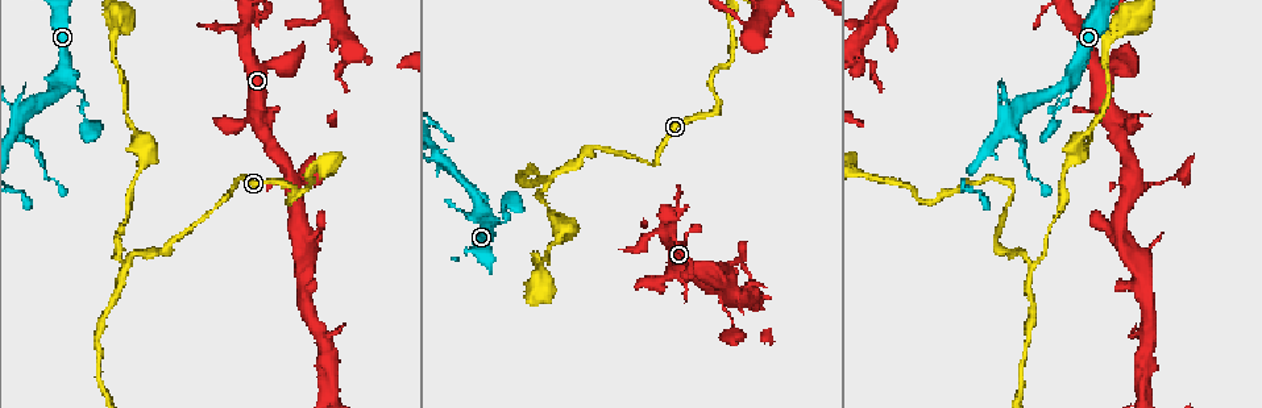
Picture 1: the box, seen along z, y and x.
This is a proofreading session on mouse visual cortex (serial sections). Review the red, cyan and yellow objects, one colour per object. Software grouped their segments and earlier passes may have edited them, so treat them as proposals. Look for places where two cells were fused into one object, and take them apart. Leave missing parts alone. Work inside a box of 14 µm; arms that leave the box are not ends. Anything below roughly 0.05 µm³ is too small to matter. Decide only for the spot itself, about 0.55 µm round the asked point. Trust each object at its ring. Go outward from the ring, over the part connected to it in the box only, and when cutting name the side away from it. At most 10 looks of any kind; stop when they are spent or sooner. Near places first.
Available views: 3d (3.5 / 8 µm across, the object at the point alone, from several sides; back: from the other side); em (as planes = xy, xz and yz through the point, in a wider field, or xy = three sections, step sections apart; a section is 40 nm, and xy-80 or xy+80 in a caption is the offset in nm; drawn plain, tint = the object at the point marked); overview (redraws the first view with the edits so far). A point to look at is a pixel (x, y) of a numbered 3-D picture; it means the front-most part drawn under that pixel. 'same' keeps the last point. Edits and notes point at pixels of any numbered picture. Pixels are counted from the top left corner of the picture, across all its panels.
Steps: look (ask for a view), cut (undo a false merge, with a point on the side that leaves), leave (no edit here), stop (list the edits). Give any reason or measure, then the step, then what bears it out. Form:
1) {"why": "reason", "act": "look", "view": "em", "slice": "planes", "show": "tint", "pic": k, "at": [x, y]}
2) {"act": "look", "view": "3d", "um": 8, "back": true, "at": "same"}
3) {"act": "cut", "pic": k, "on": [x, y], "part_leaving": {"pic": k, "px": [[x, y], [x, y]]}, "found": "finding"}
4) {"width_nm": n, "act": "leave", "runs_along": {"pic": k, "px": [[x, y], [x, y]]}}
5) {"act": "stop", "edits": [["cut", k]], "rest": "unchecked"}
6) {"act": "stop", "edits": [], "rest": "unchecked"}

{"why": "abrupt turn", "act": "look", "view": "3d", "um": 3.5, "pic": 1, "at": [716, 110]}

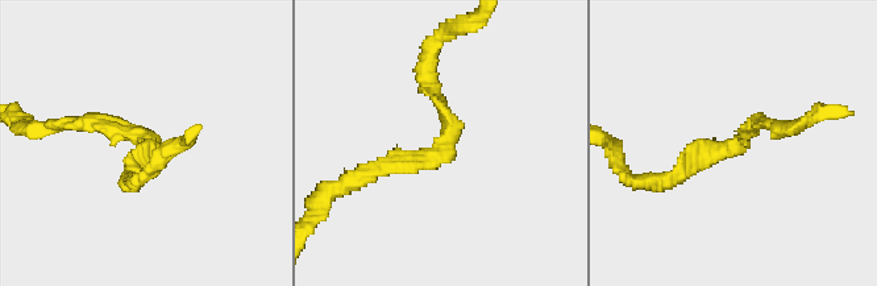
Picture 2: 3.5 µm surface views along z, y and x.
{"arm_widths_nm": [200, 200], "why": "shape alone is not enough", "act": "look", "view": "em", "slice": "planes", "show": "tint", "pic": 2, "at": [441, 147]}

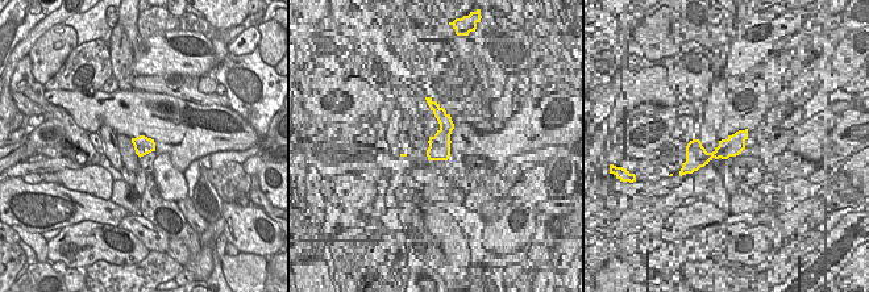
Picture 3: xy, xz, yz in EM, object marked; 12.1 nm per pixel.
{"act": "leave", "runs_along": {"pic": 2, "px": [[362, 179], [440, 149], [448, 117], [432, 81]]}, "found": "all the same cell"}

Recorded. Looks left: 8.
{"why": "three-way junction", "act": "look", "view": "3d", "um": 8, "pic": 1, "at": [547, 183]}

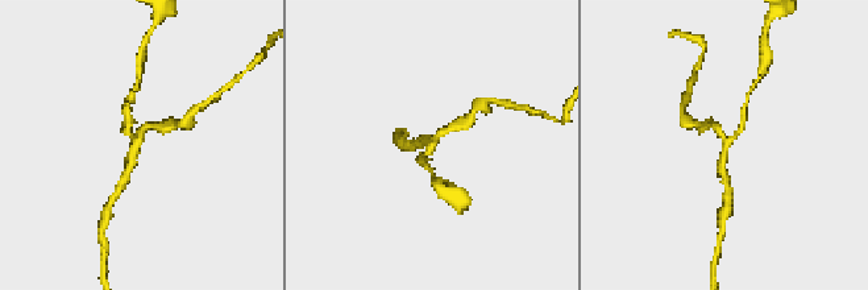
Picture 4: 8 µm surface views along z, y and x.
{"why": "zoom in", "act": "look", "view": "3d", "um": 3.5, "pic": 4, "at": [725, 142]}

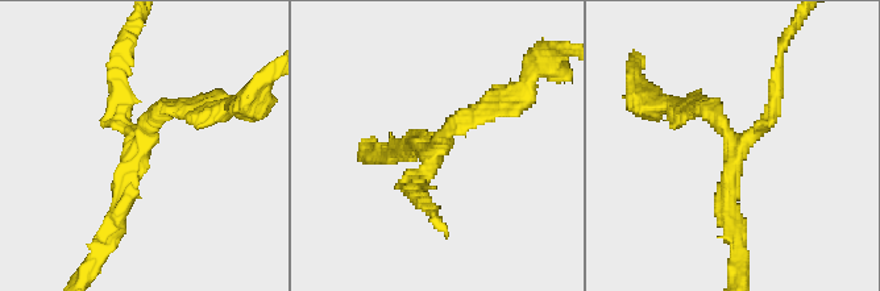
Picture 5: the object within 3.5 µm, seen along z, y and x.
{"act": "leave", "runs_along": {"pic": 5, "px": [[492, 105], [444, 133], [411, 190]]}, "found": "all the same cell"}

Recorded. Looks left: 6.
{"why": "a narrow waist", "act": "look", "view": "3d", "um": 3.5, "pic": 1, "at": [486, 220]}

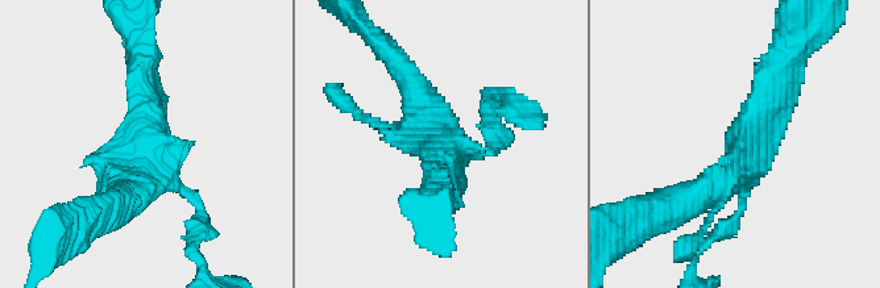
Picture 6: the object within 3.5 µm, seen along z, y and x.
{"act": "look", "view": "em", "slice": "xy", "step": 3, "show": "tint", "pic": 6, "at": [146, 157]}

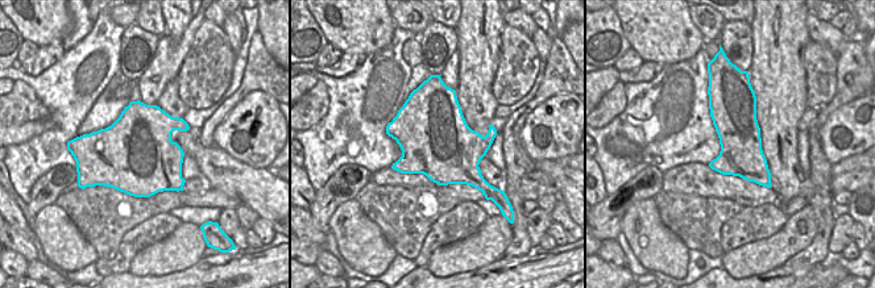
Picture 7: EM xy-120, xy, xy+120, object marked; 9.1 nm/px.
{"act": "leave", "found": "continuous, no second cell"}

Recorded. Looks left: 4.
{"why": "three-way junction", "act": "look", "view": "3d", "um": 3.5, "back": true, "pic": 1, "at": [1109, 42]}

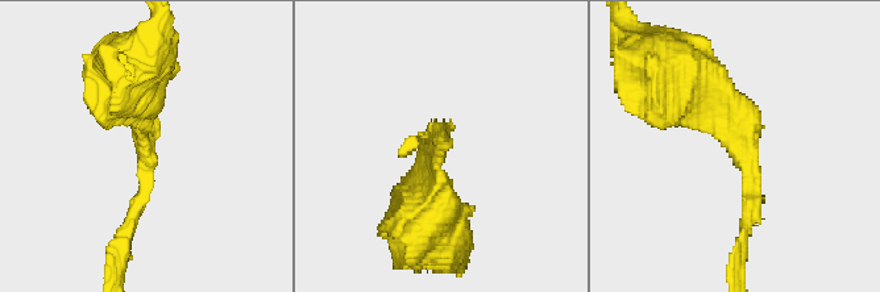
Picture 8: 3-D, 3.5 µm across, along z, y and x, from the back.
{"why": "now the EM", "act": "look", "view": "em", "slice": "planes", "show": "tint", "pic": 8, "at": [744, 158]}

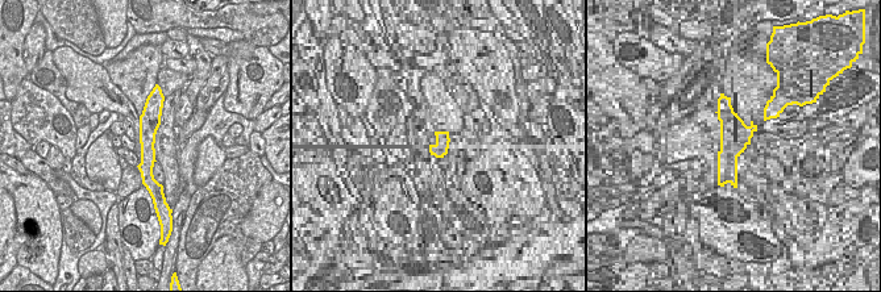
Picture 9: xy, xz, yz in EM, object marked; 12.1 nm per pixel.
{"arms": 3, "arm_widths_nm": [200, 200, 250], "act": "leave", "runs_along": {"pic": 9, "px": [[153, 104], [148, 126], [149, 186]]}, "found": "all the same cell"}

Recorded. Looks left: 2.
{"act": "stop", "edits": [], "rest": "unchecked"}

